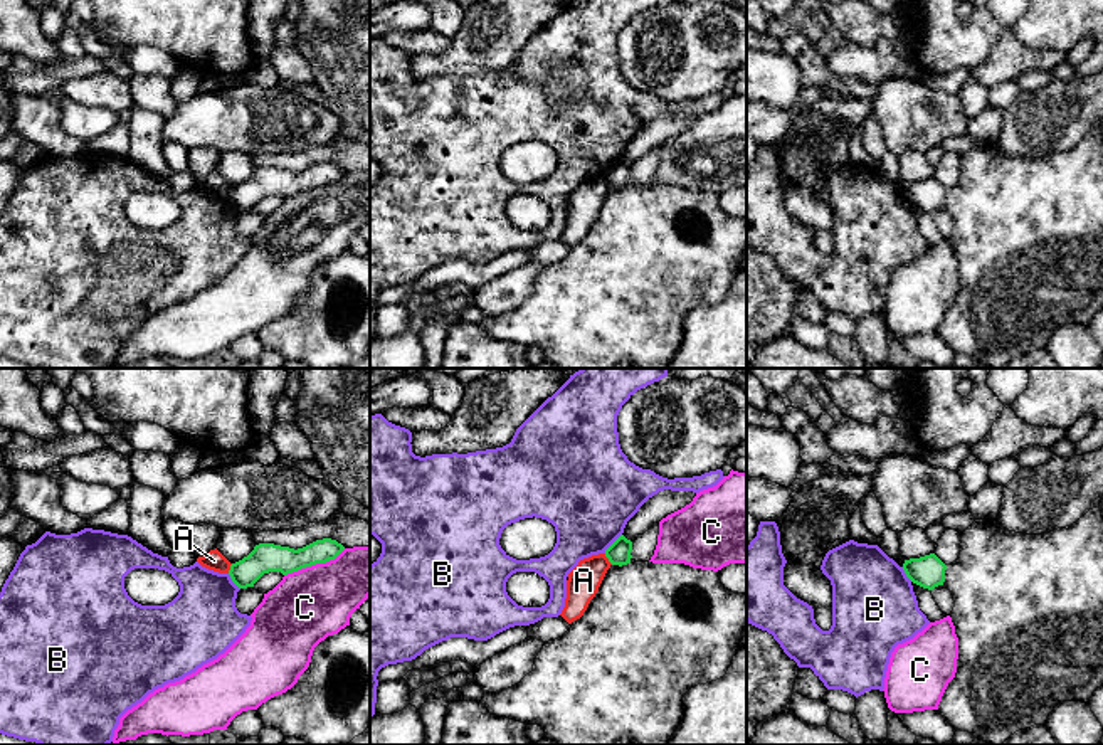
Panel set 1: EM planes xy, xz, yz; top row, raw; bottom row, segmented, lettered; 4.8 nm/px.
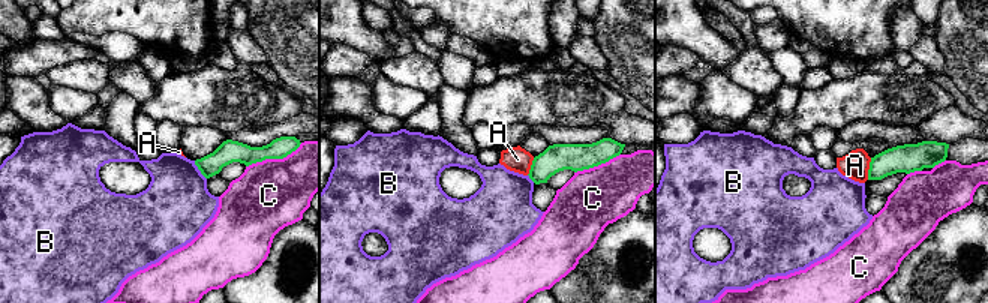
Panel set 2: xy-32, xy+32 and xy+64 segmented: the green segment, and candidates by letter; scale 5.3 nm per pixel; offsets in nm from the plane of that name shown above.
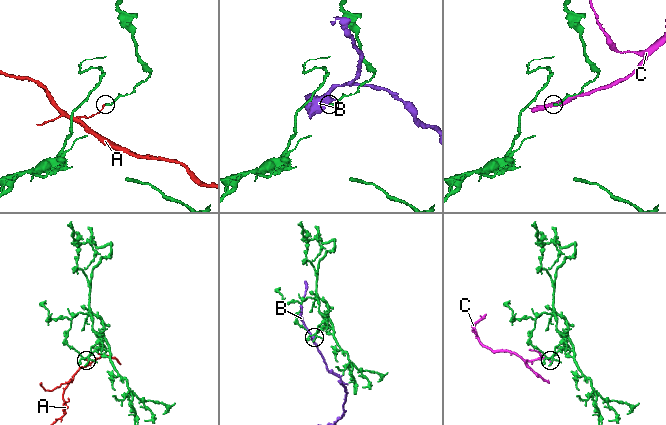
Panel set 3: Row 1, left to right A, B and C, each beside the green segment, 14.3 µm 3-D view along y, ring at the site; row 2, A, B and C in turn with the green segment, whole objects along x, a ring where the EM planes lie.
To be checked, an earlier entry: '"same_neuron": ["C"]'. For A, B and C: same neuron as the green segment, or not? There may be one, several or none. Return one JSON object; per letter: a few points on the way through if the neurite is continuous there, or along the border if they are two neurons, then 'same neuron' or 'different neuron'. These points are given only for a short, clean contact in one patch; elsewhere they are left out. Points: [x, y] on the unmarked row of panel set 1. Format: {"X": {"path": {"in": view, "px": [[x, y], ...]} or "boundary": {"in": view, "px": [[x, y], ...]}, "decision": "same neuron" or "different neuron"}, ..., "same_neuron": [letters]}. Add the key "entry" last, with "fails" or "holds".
{"A": {"boundary": {"in": "xz", "px": [[604, 177], [612, 187]]}, "decision": "different neuron"}, "B": {"decision": "different neuron"}, "C": {"decision": "different neuron"}, "same_neuron": [], "entry": "fails"}

